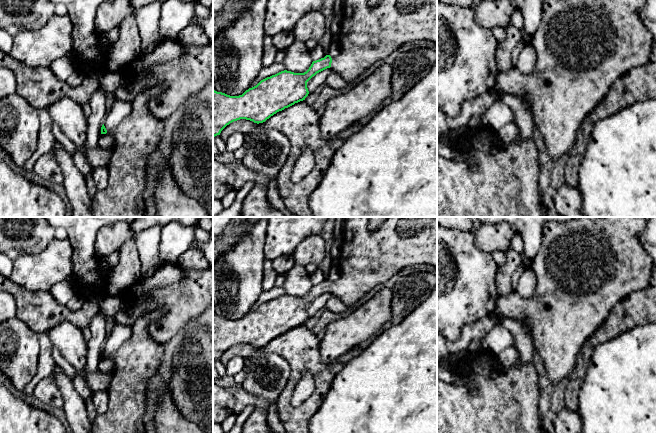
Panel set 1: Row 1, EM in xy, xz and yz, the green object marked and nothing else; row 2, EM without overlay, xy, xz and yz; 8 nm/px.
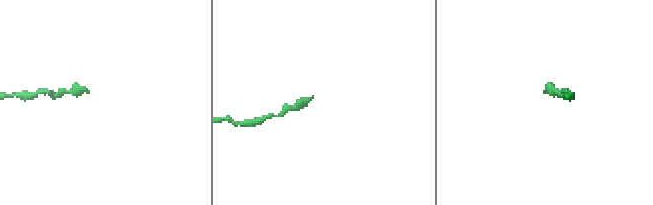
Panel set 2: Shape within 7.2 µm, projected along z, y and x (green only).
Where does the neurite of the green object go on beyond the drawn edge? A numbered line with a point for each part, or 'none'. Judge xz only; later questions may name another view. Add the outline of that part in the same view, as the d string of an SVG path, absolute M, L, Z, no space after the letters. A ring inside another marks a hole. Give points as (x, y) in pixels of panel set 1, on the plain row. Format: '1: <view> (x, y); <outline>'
1: xz (368, 258); M346 217L340 252L337 263L340 278L332 283L330 292L343 303L354 305L374 287L406 267L428 264L437 268L437 217L388 217L375 231L369 230L369 217Z

